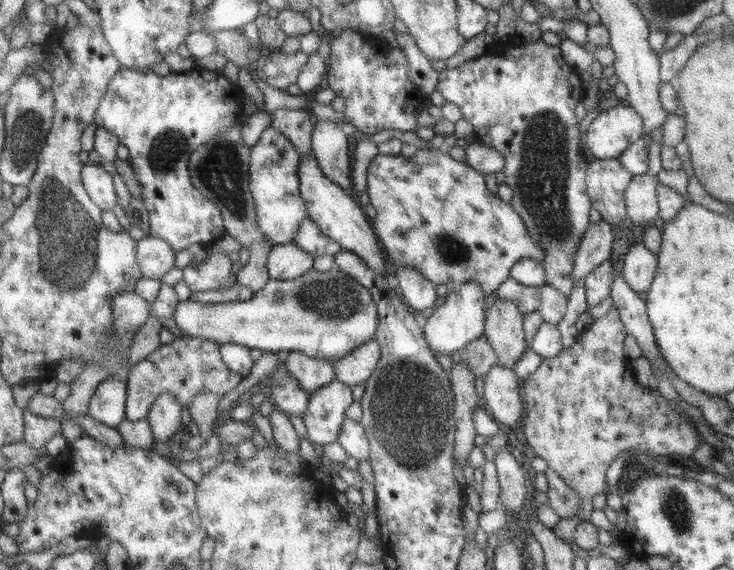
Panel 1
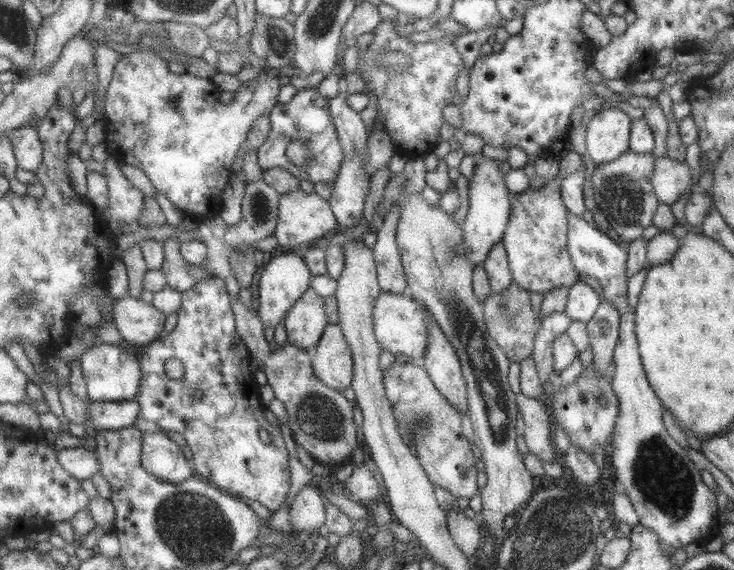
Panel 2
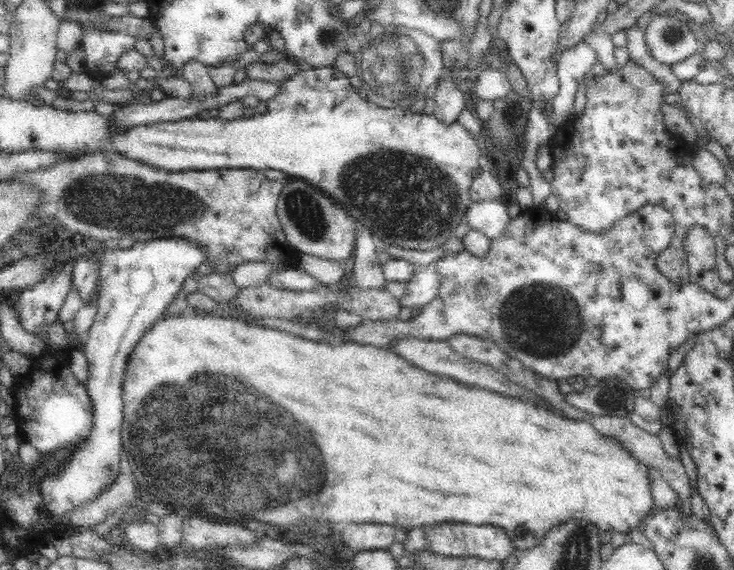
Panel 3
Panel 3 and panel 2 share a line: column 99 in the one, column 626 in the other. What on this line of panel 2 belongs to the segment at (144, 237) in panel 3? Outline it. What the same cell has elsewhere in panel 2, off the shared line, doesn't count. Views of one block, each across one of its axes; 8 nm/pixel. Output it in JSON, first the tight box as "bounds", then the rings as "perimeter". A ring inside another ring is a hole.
{"bounds":[592,149,659,243],"perimeter":[[[628,149],[616,160],[596,165],[592,174],[595,202],[605,214],[610,226],[630,243],[642,237],[645,228],[652,225],[659,200],[654,192],[652,175],[657,157],[654,153],[638,154]]]}

